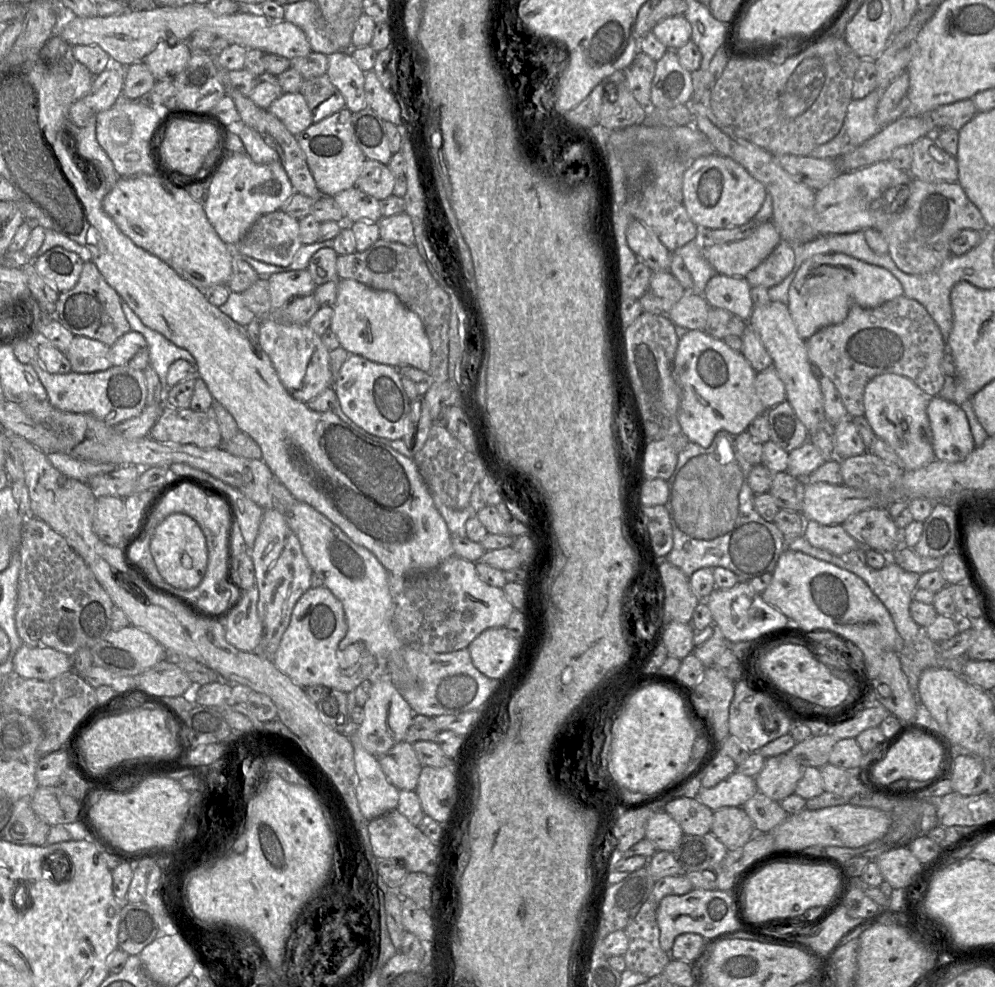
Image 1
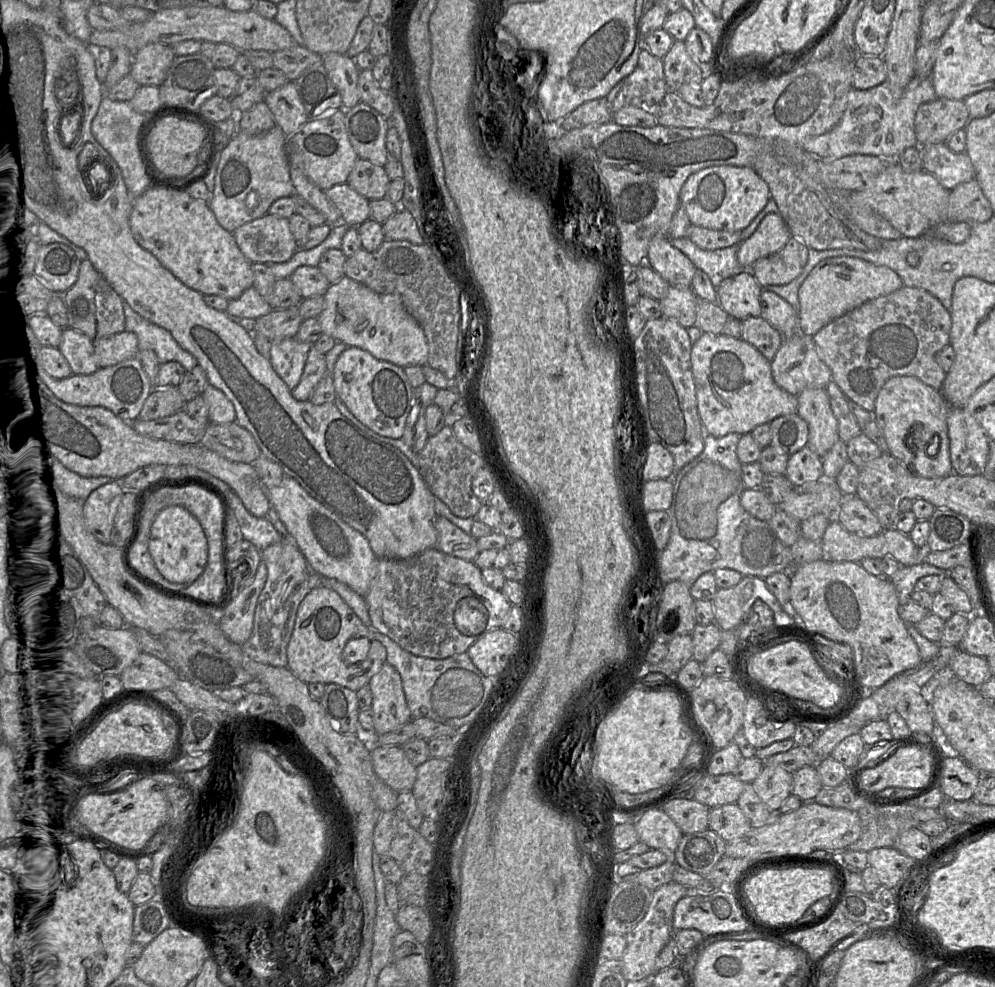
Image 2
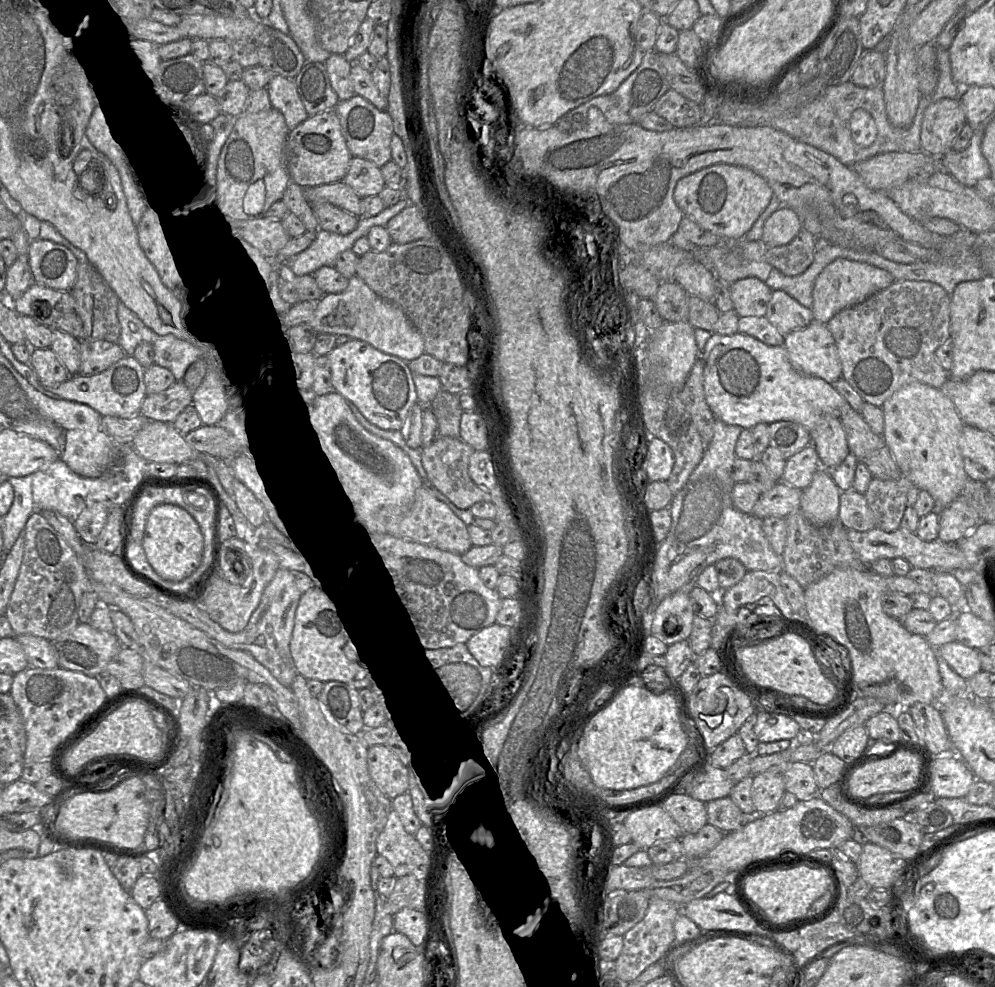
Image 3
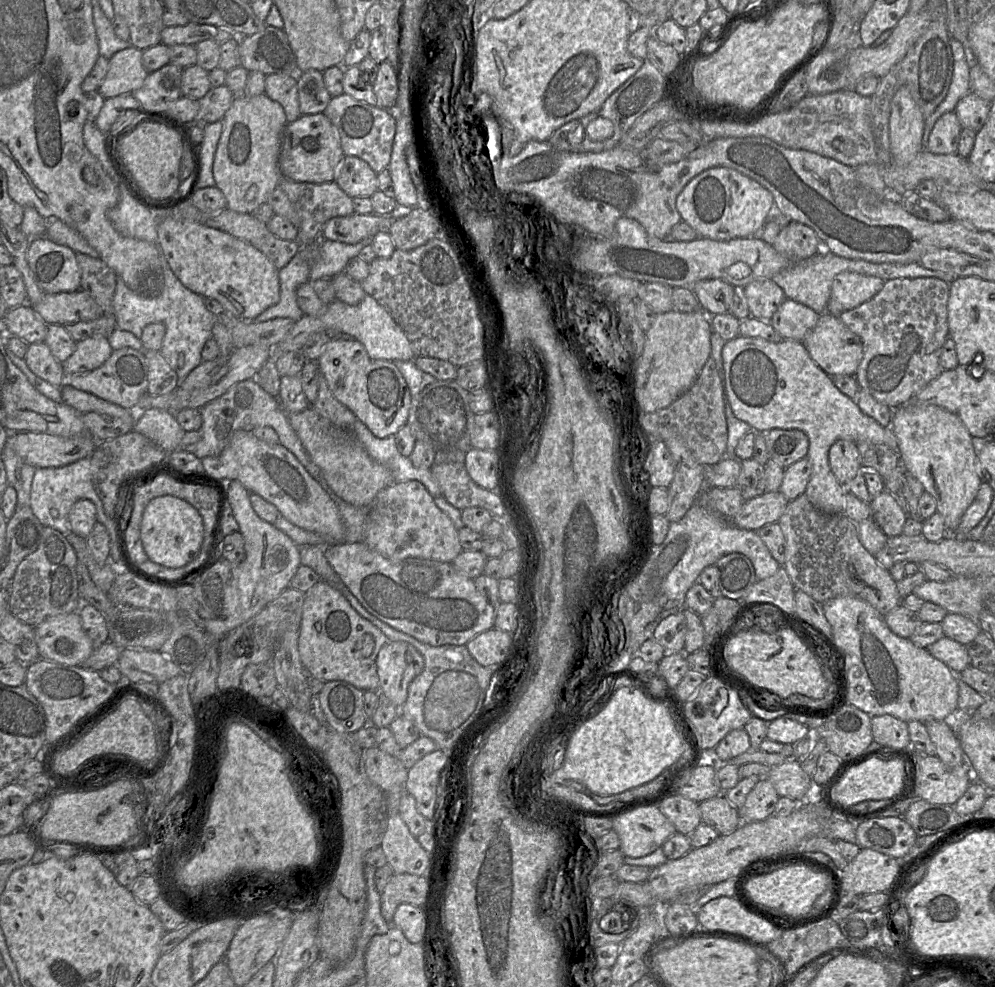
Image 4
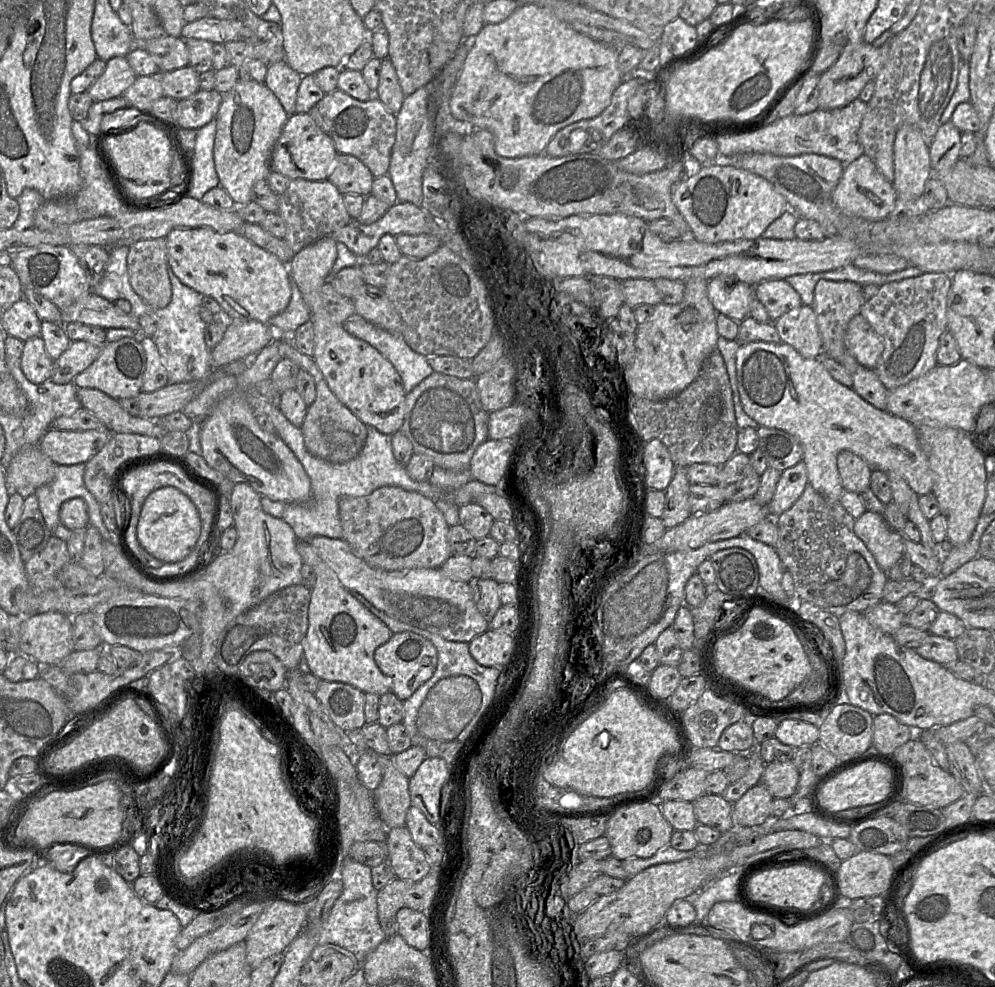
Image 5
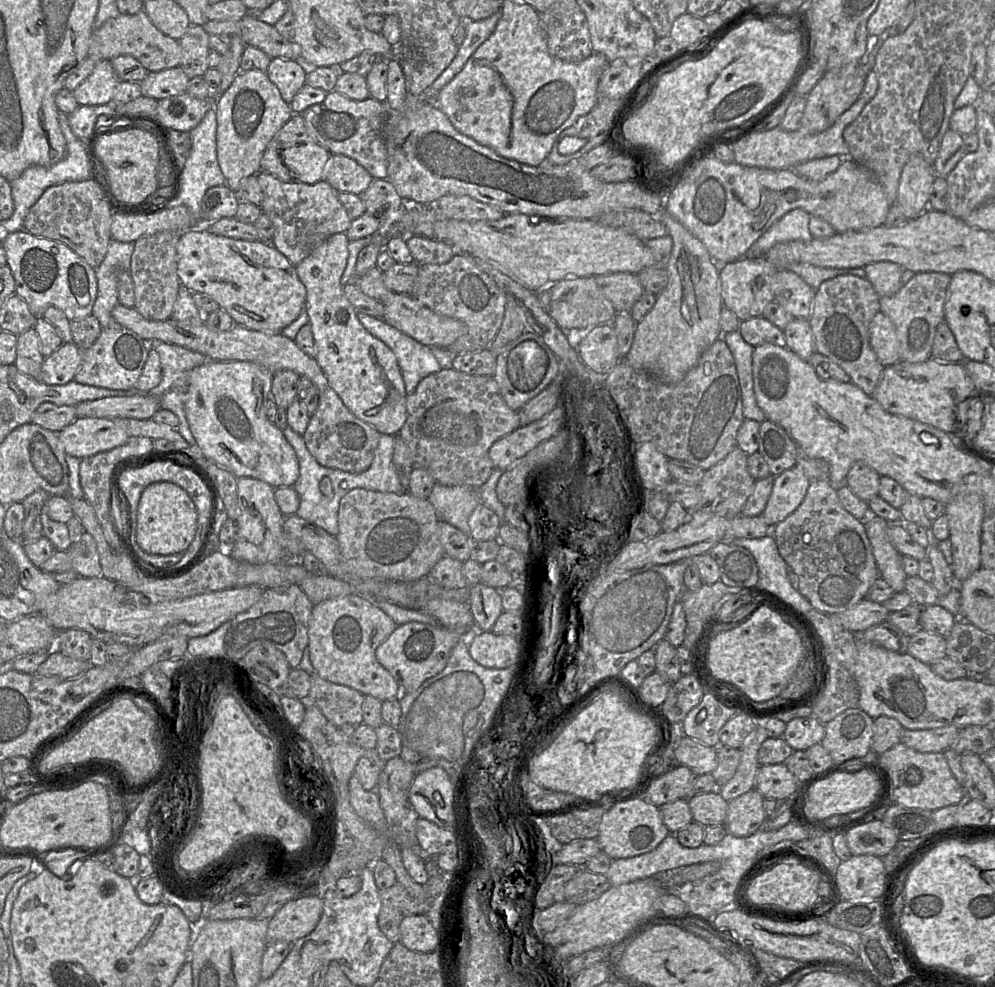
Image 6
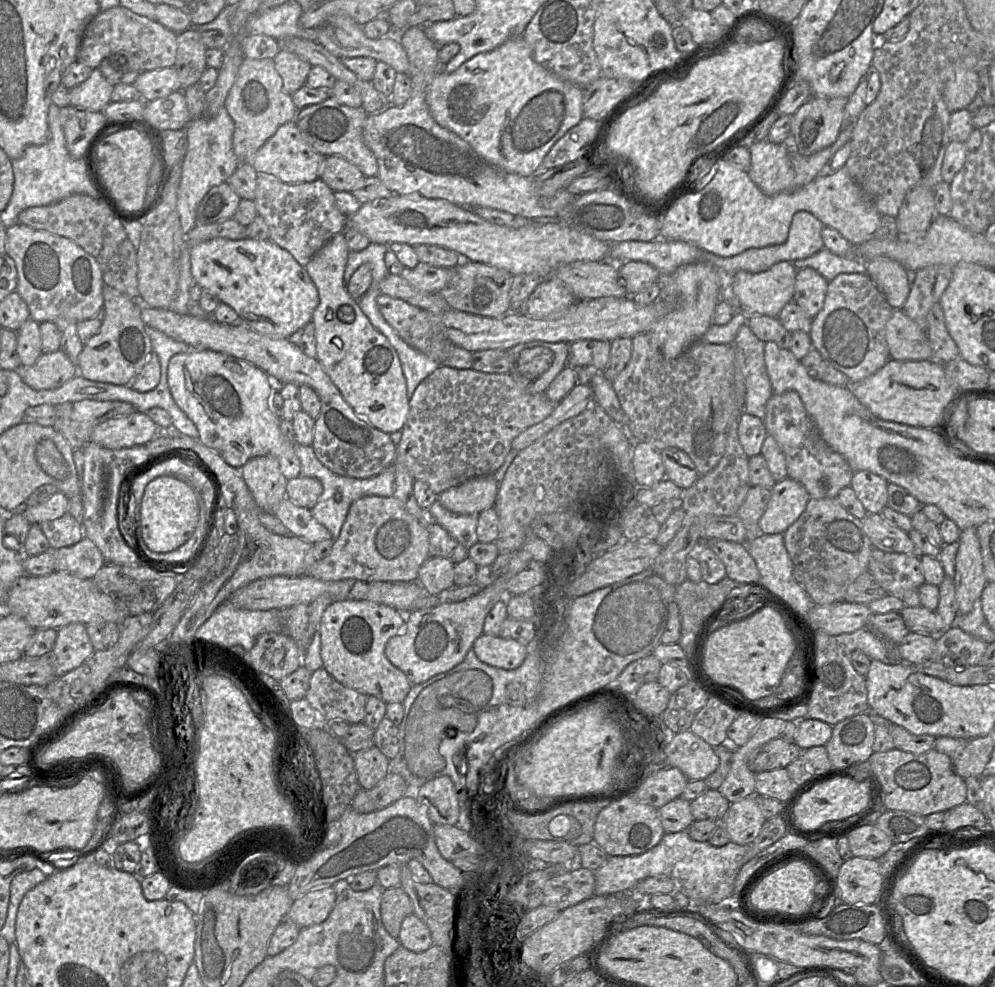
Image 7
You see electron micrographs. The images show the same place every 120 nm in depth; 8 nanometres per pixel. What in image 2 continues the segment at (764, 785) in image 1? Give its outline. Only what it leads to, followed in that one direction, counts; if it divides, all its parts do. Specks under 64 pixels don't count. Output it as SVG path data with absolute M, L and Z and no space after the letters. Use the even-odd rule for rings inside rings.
M764 765L758 777L752 782L761 800L775 813L792 794L793 774L781 766Z

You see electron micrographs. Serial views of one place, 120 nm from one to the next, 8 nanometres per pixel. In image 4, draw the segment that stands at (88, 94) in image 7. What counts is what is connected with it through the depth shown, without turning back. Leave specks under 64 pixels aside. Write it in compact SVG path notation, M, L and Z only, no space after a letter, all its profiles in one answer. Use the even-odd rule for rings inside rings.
M130 46L109 58L107 74L97 91L105 99L130 94L143 85L148 74L142 64L142 51Z

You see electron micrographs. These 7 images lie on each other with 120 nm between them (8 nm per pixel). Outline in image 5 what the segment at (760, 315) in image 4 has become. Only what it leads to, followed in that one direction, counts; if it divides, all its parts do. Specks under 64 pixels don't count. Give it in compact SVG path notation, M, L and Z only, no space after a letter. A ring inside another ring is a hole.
M785 279L765 280L754 287L754 297L765 307L771 323L802 305L799 293Z

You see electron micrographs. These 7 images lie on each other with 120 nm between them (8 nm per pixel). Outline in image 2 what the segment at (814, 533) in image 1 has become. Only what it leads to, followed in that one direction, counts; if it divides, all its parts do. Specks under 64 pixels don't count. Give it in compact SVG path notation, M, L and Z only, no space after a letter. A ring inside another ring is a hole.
M836 519L830 522L821 538L824 559L837 562L860 562L864 558L882 559L890 556L901 566L913 566L925 561L925 550L917 547L909 535L898 531L895 528L883 530L881 533L872 536L858 536L847 531Z

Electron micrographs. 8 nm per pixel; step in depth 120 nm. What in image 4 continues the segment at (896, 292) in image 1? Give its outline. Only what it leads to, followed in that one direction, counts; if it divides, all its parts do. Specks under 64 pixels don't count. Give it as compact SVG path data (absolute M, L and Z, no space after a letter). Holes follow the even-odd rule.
M841 272L835 276L827 305L827 313L839 316L874 297L884 286L881 278L855 272Z

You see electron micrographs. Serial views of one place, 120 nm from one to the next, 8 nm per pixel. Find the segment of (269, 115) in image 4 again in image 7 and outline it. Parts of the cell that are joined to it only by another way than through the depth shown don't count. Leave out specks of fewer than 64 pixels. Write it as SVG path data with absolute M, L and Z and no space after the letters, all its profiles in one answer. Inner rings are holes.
M244 58L239 67L235 82L226 98L224 108L234 122L233 150L240 163L251 163L257 151L276 133L278 128L293 121L299 111L294 105L291 95L283 87L283 80L274 67L273 59Z

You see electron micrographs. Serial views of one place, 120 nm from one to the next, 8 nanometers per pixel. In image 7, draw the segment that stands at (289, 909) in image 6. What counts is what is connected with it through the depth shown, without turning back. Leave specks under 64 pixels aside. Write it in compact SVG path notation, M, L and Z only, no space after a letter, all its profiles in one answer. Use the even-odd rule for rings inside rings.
M332 886L318 887L295 900L287 914L300 929L324 922L332 911L336 894Z

